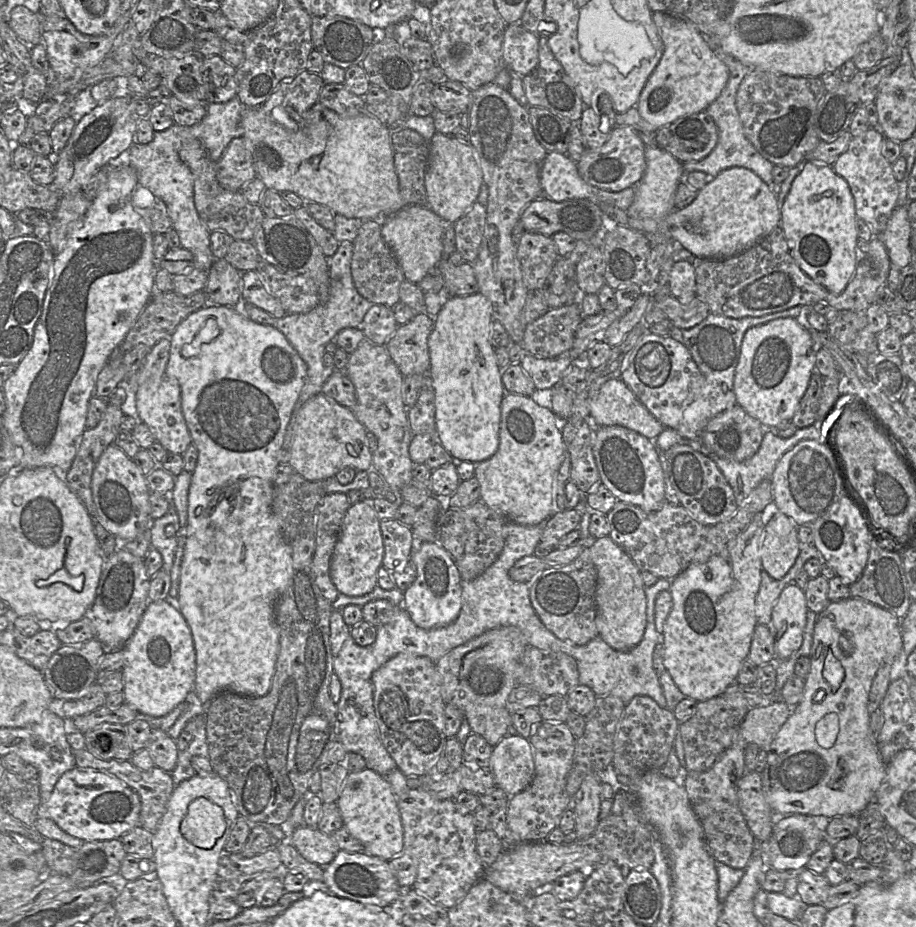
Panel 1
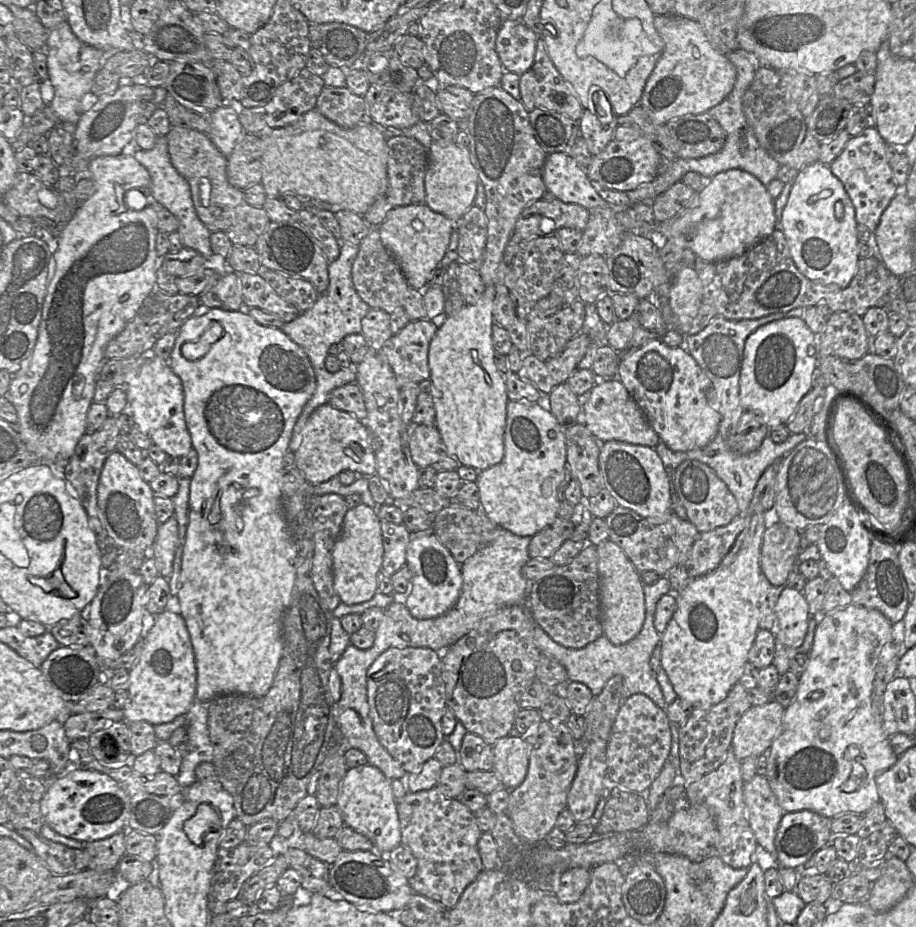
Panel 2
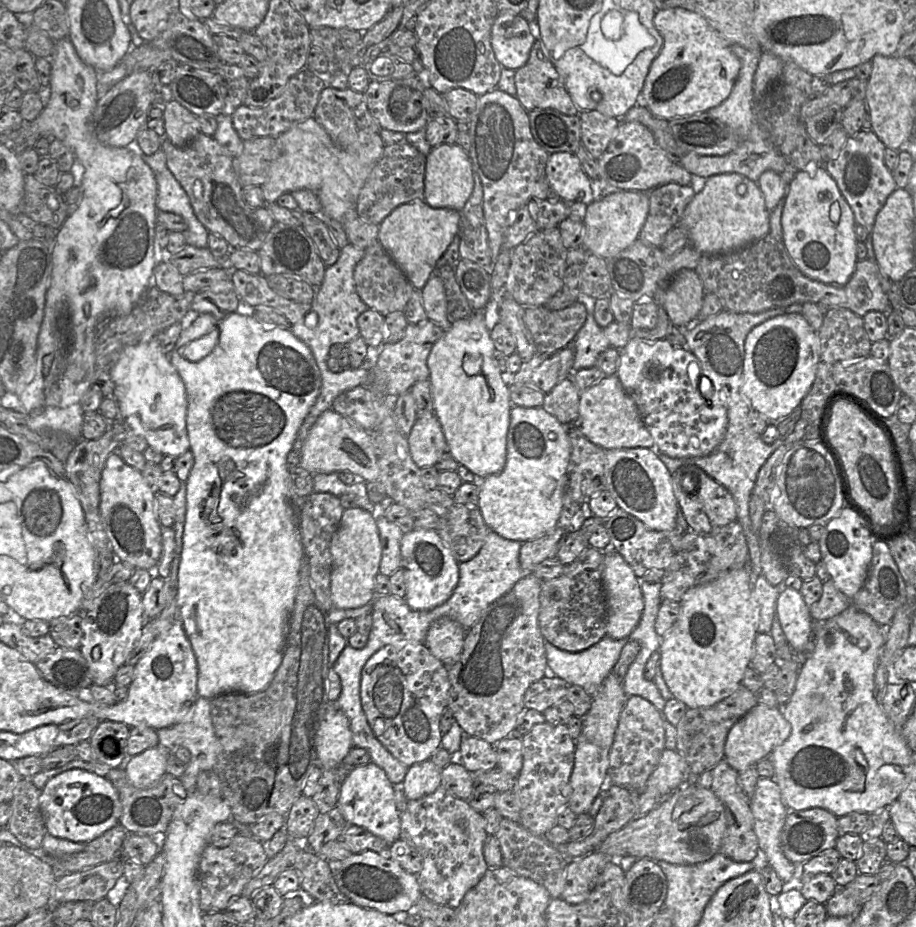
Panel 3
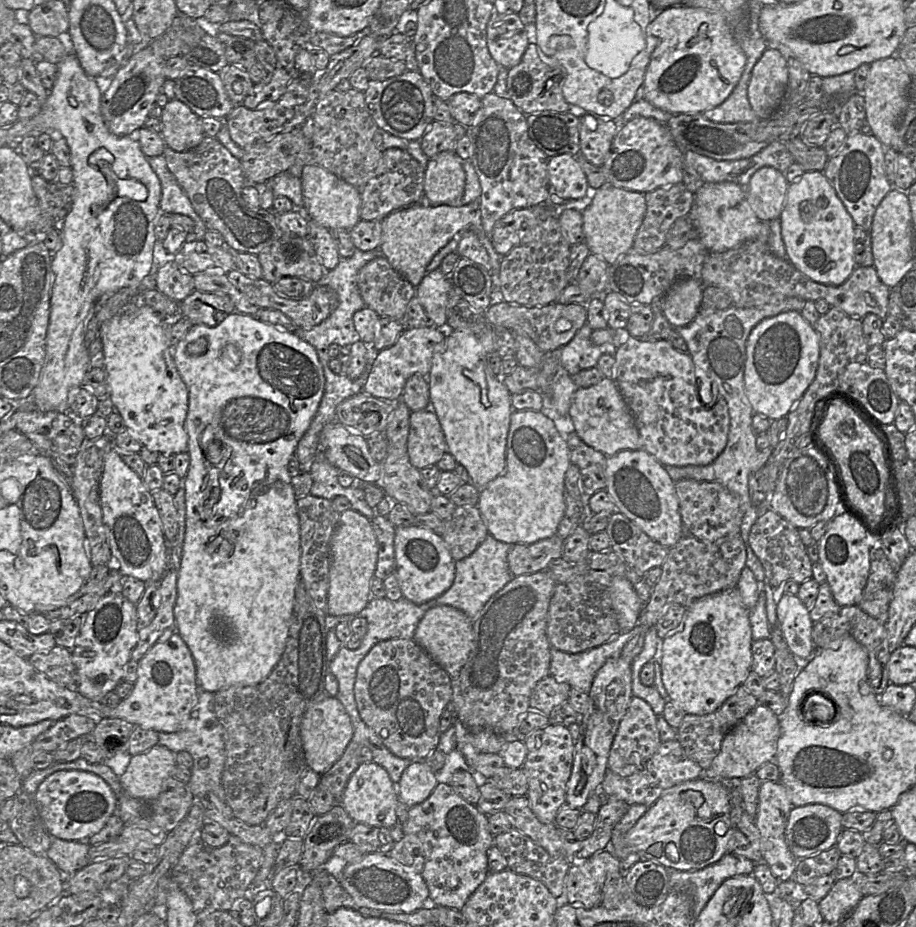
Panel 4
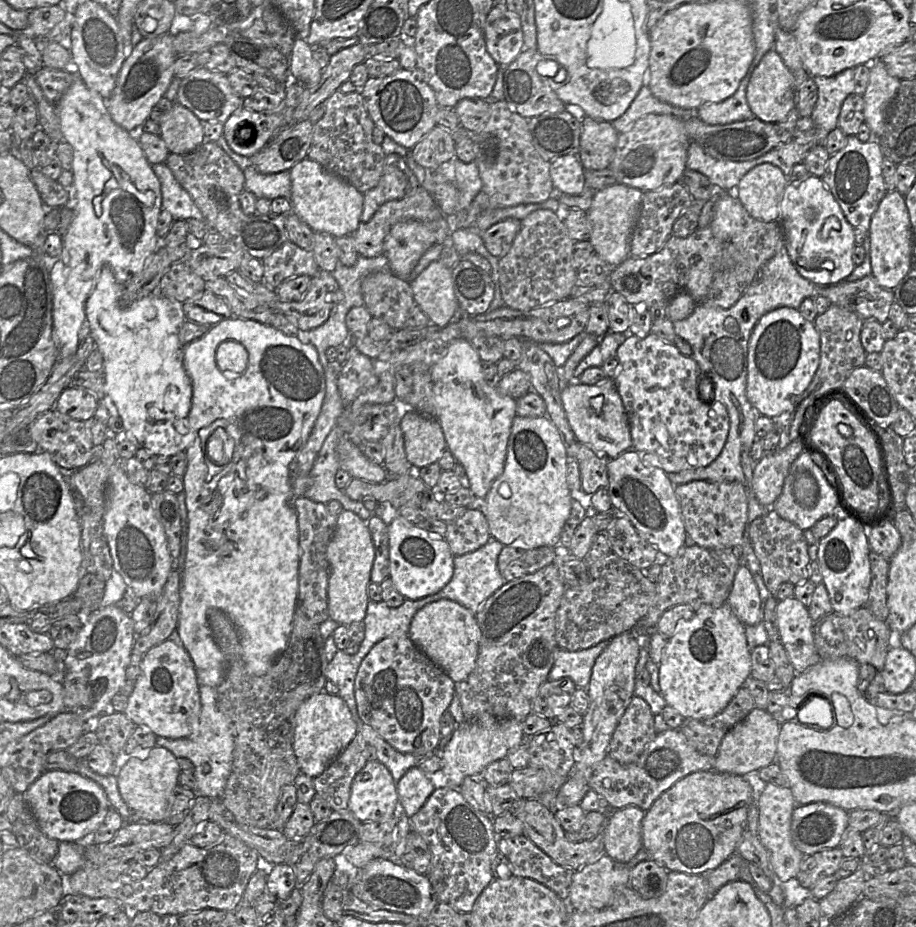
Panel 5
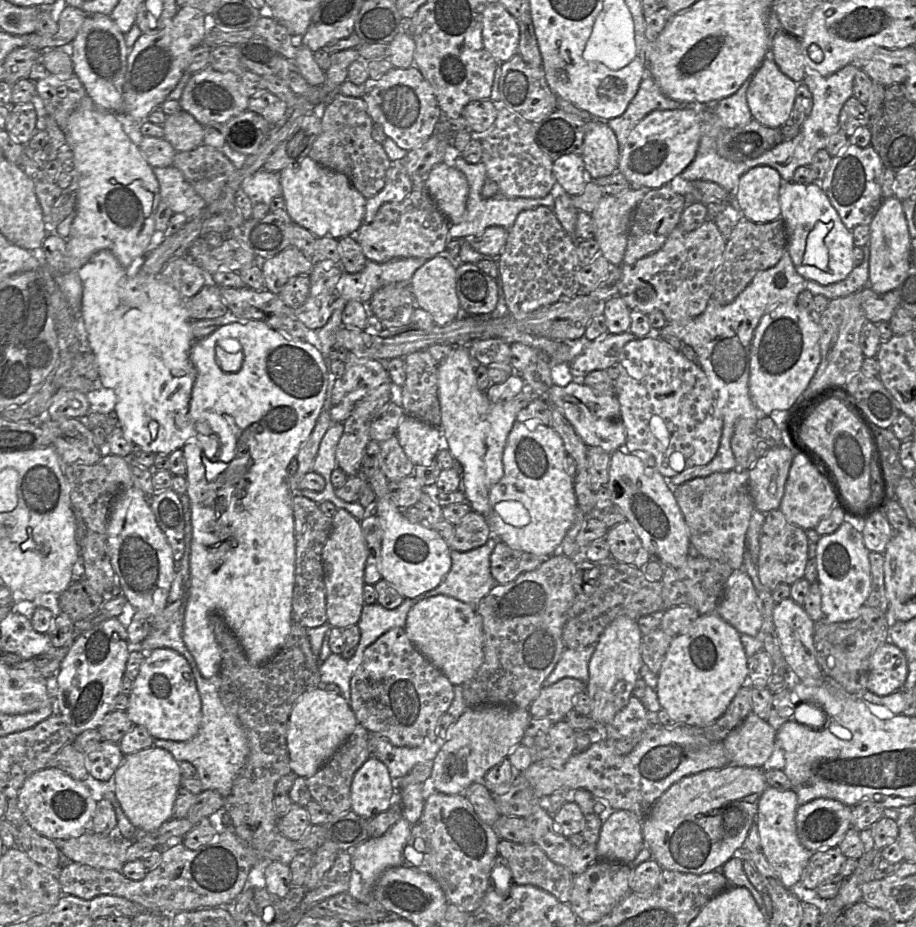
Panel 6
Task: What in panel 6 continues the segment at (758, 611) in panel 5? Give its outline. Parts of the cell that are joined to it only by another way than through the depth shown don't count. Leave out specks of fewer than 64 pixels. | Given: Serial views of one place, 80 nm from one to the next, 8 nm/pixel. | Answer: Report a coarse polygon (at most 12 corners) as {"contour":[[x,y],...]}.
{"contour":[[744,569],[727,579],[715,613],[740,634],[757,637],[762,616]]}

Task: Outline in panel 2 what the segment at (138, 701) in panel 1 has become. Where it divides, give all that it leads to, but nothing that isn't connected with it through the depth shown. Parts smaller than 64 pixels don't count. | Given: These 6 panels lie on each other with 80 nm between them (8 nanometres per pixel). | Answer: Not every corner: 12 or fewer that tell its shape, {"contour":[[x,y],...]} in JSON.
{"contour":[[149,618],[126,724],[187,713],[197,669],[185,620]]}

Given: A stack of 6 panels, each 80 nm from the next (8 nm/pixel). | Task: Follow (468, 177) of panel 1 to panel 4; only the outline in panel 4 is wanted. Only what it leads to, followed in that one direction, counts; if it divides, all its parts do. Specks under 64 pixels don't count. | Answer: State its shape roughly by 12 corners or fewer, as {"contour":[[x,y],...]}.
{"contour":[[454,151],[429,158],[424,199],[462,206],[466,174]]}

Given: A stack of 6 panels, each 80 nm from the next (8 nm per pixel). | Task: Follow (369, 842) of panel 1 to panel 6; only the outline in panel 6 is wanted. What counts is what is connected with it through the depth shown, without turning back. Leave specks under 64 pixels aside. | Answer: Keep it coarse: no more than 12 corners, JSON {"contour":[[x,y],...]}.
{"contour":[[378,758],[355,772],[351,810],[365,819],[388,810],[396,782]]}

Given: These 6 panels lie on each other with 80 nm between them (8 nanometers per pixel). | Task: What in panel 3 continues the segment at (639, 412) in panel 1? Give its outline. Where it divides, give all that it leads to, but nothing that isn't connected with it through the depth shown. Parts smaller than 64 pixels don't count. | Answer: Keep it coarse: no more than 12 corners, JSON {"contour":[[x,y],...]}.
{"contour":[[615,375],[580,393],[573,424],[604,450],[654,440]]}

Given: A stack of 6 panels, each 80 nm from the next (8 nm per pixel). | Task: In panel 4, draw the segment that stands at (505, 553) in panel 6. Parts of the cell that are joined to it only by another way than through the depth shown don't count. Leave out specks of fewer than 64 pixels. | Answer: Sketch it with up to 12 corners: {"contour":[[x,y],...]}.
{"contour":[[556,534],[512,545],[507,555],[517,577],[546,570],[562,557]]}

